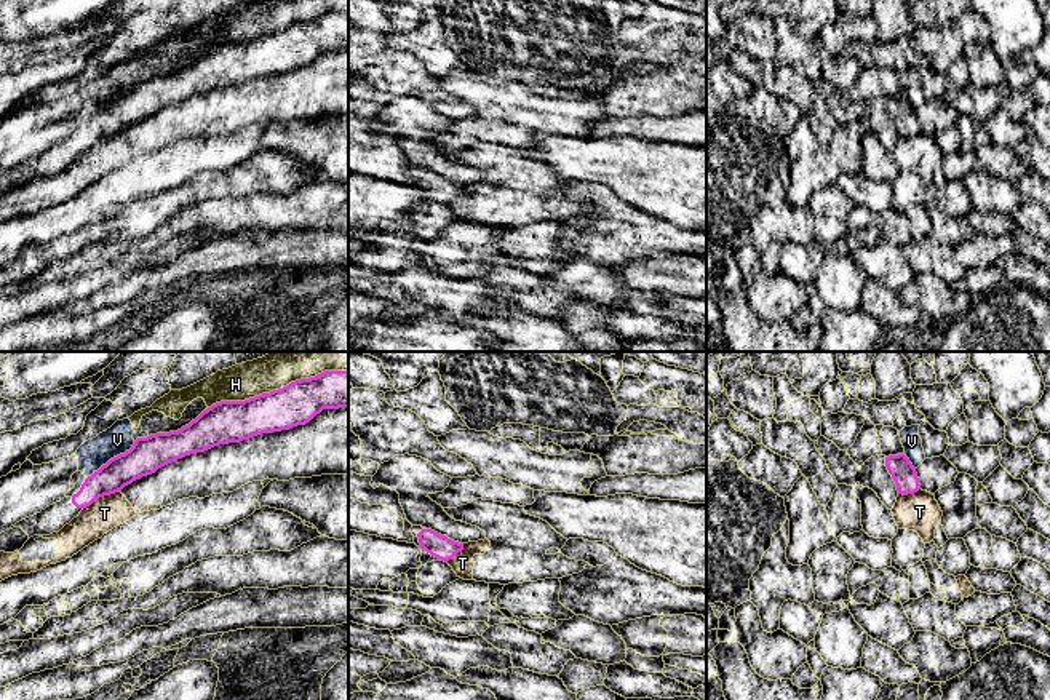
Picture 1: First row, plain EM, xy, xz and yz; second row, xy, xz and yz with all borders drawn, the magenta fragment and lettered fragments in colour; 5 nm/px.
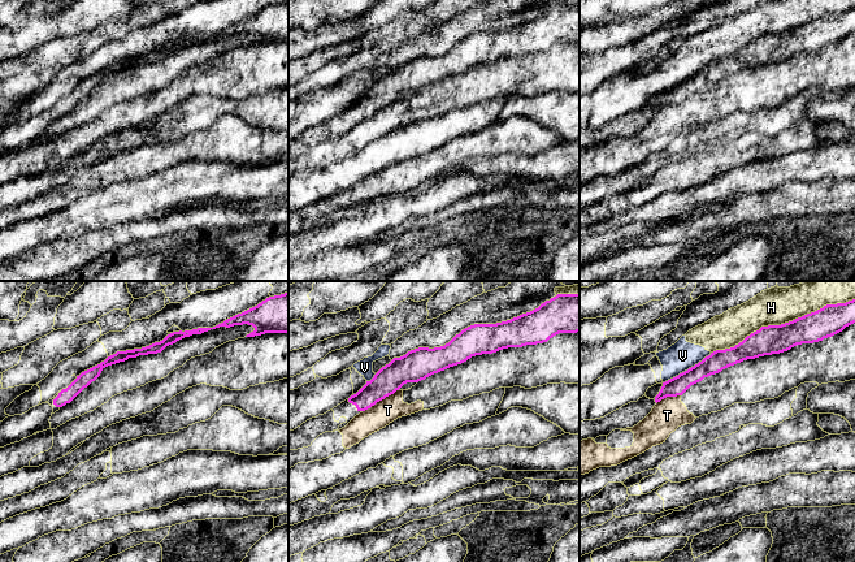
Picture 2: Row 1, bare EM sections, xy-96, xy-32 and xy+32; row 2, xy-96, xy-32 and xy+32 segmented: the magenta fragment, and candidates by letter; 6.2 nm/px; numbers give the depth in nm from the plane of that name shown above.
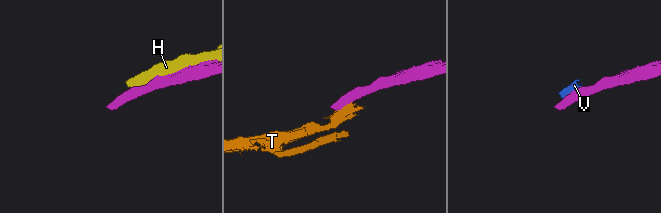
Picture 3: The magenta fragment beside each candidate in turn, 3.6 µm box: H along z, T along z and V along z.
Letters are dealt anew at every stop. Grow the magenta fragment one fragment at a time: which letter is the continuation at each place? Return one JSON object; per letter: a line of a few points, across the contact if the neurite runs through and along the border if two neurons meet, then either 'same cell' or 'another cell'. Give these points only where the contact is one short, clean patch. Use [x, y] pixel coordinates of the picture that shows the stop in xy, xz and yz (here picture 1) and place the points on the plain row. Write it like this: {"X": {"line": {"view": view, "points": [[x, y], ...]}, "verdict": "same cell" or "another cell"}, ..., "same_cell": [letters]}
{"H": {"verdict": "another cell"}, "T": {"line": {"view": "xy", "points": [[119, 131], [96, 139], [83, 151]]}, "verdict": "another cell"}, "V": {"line": {"view": "xy", "points": [[135, 83], [128, 91], [111, 99], [87, 120]]}, "verdict": "another cell"}, "same_cell": []}

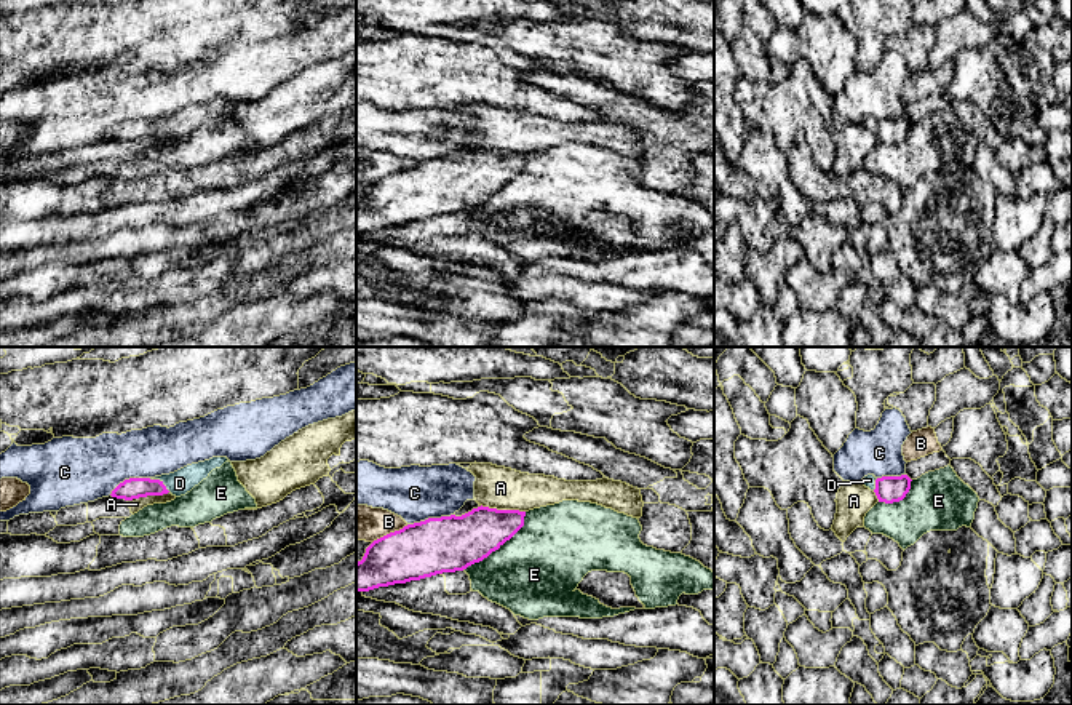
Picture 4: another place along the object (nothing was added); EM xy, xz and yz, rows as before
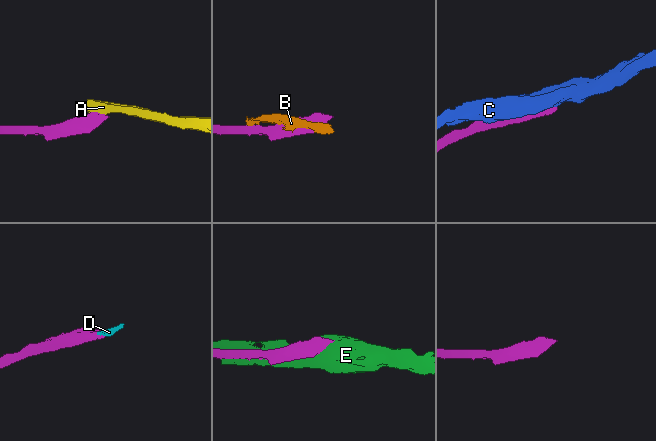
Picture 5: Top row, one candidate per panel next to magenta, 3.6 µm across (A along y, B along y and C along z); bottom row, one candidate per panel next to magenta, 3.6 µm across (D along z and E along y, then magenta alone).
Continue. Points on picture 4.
{"A": {"line": {"view": "xz", "points": [[481, 146], [491, 151], [518, 151], [524, 154]]}, "verdict": "another cell"}, "B": {"verdict": "another cell"}, "C": {"verdict": "another cell"}, "D": {"line": {"view": "xy", "points": [[133, 130], [160, 123], [179, 125]]}, "verdict": "same cell"}, "E": {"verdict": "another cell"}, "same_cell": ["D"]}

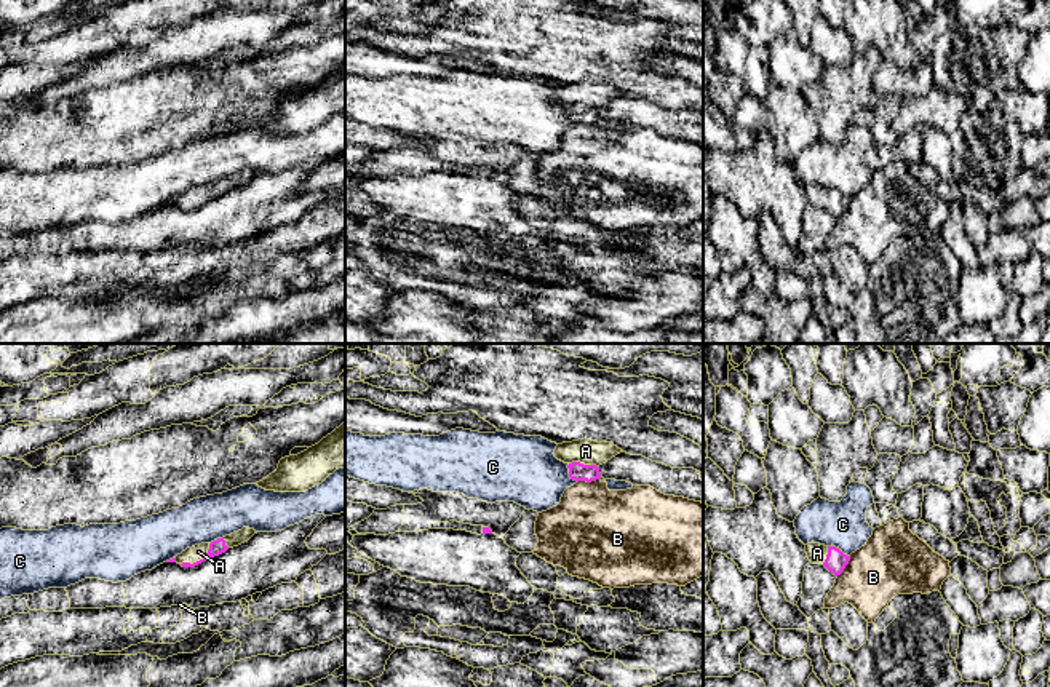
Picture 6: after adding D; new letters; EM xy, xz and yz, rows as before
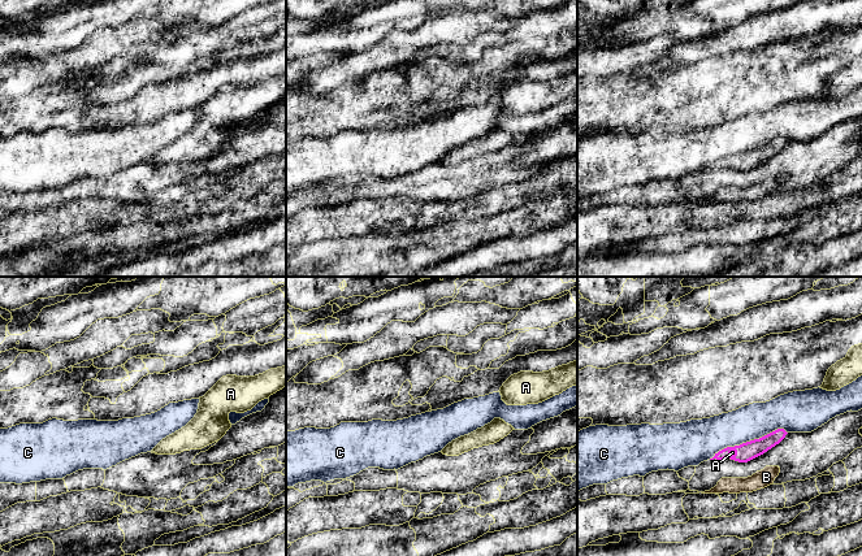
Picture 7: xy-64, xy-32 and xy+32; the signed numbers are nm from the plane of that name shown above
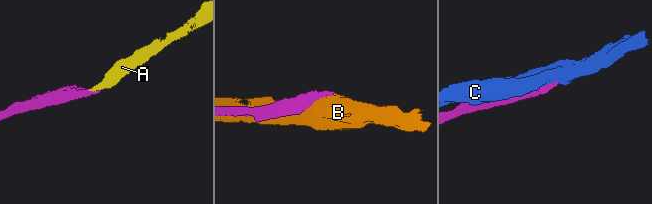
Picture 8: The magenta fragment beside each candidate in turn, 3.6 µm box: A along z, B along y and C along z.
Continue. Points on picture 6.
{"A": {"line": {"view": "xy", "points": [[218, 189], [200, 202], [198, 194]]}, "verdict": "same cell"}, "B": {"verdict": "another cell"}, "C": {"verdict": "another cell"}, "same_cell": ["A"]}

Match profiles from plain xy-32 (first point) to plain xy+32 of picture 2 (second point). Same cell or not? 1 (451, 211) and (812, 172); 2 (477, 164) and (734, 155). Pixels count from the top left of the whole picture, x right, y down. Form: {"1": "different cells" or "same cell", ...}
{"1": "different cells", "2": "different cells"}

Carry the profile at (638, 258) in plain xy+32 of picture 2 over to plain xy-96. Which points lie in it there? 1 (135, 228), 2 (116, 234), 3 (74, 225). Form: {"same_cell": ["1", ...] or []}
{"same_cell": ["1", "2"]}

